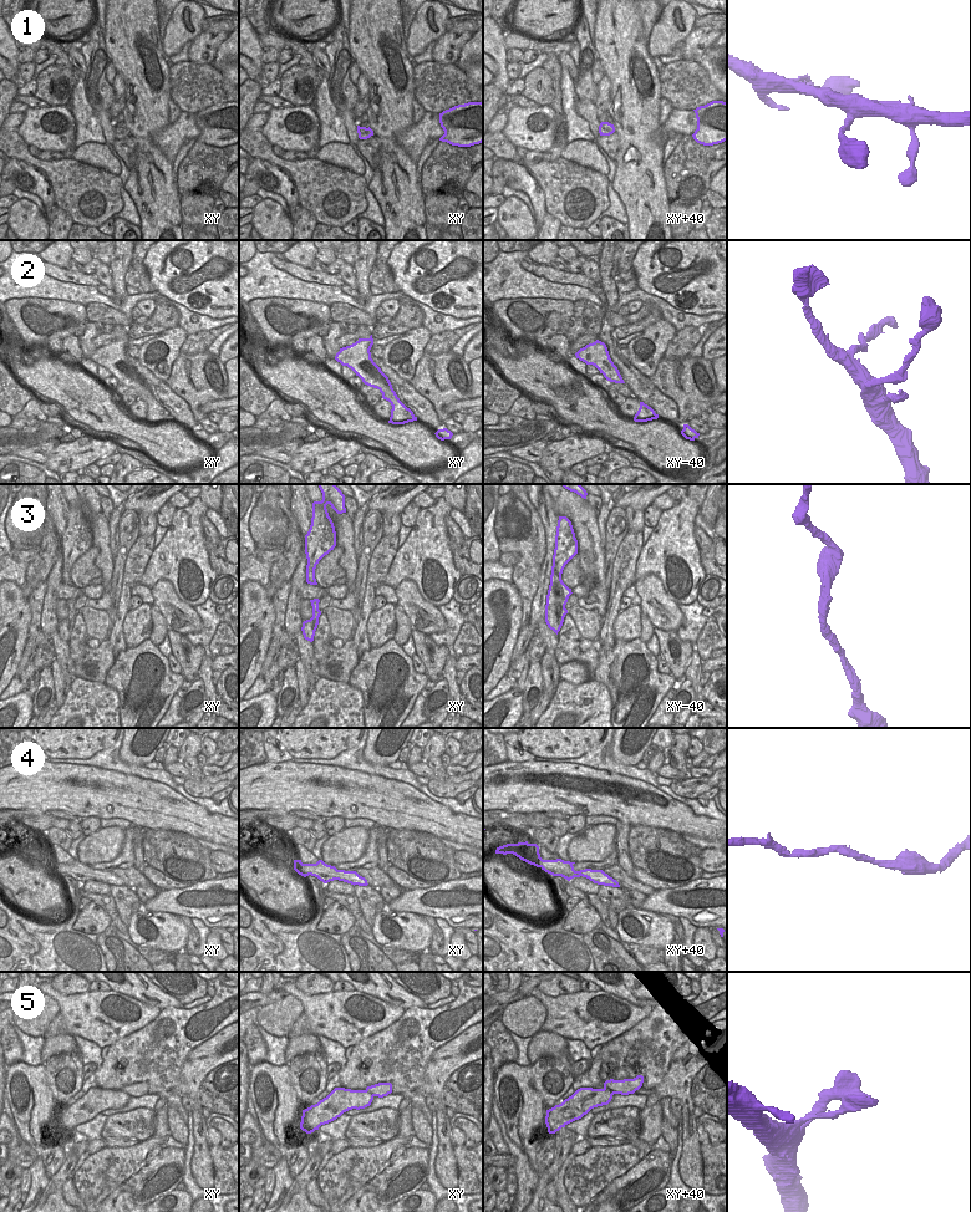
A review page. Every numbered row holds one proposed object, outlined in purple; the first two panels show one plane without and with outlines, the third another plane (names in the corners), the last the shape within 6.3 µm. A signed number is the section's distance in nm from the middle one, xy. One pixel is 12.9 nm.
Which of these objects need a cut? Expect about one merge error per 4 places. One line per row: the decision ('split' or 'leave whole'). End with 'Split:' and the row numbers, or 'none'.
1: leave whole
2: split
3: leave whole
4: leave whole
5: leave whole
Split: 2

